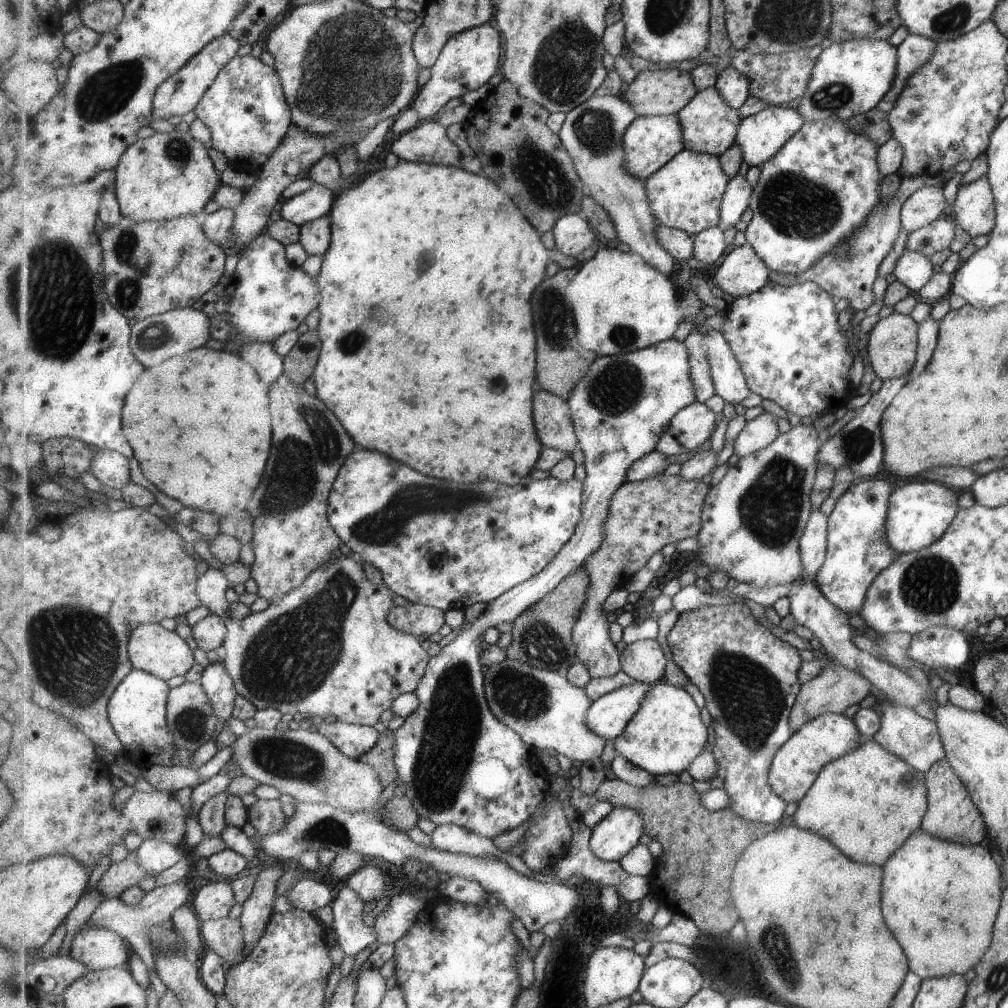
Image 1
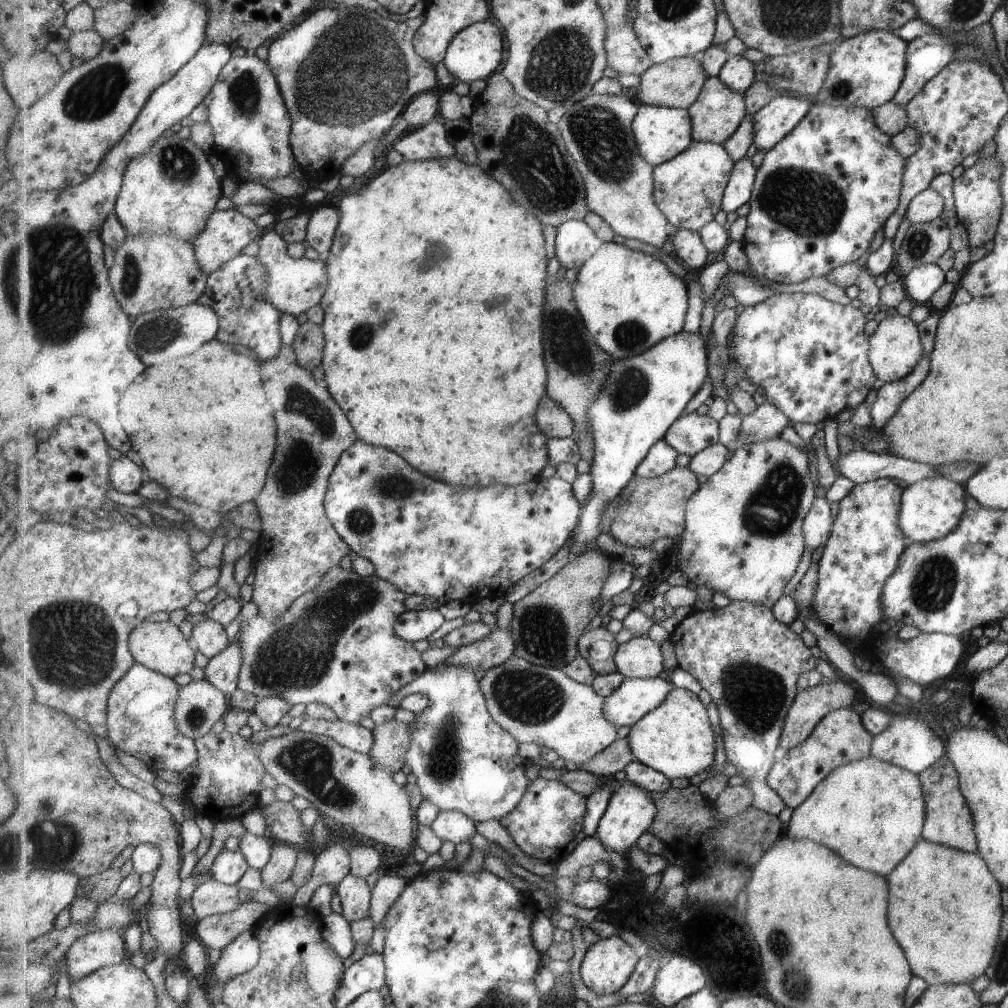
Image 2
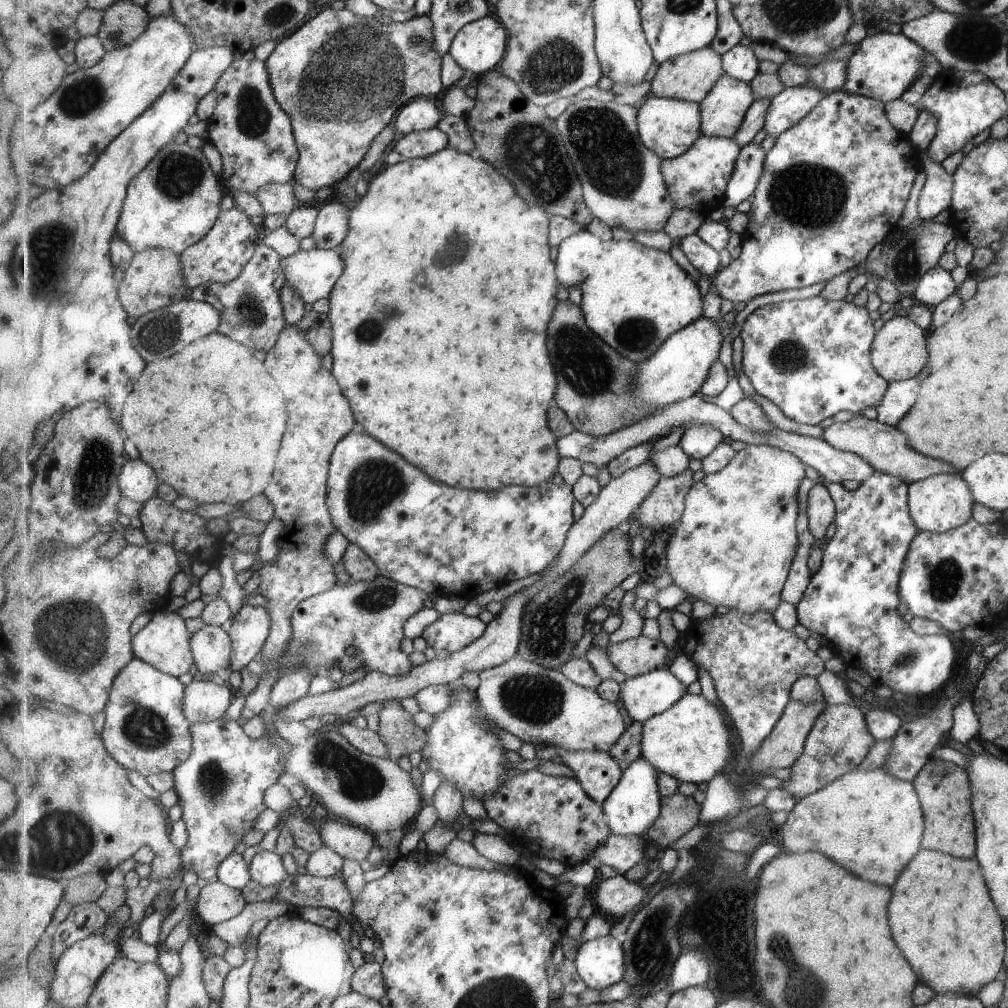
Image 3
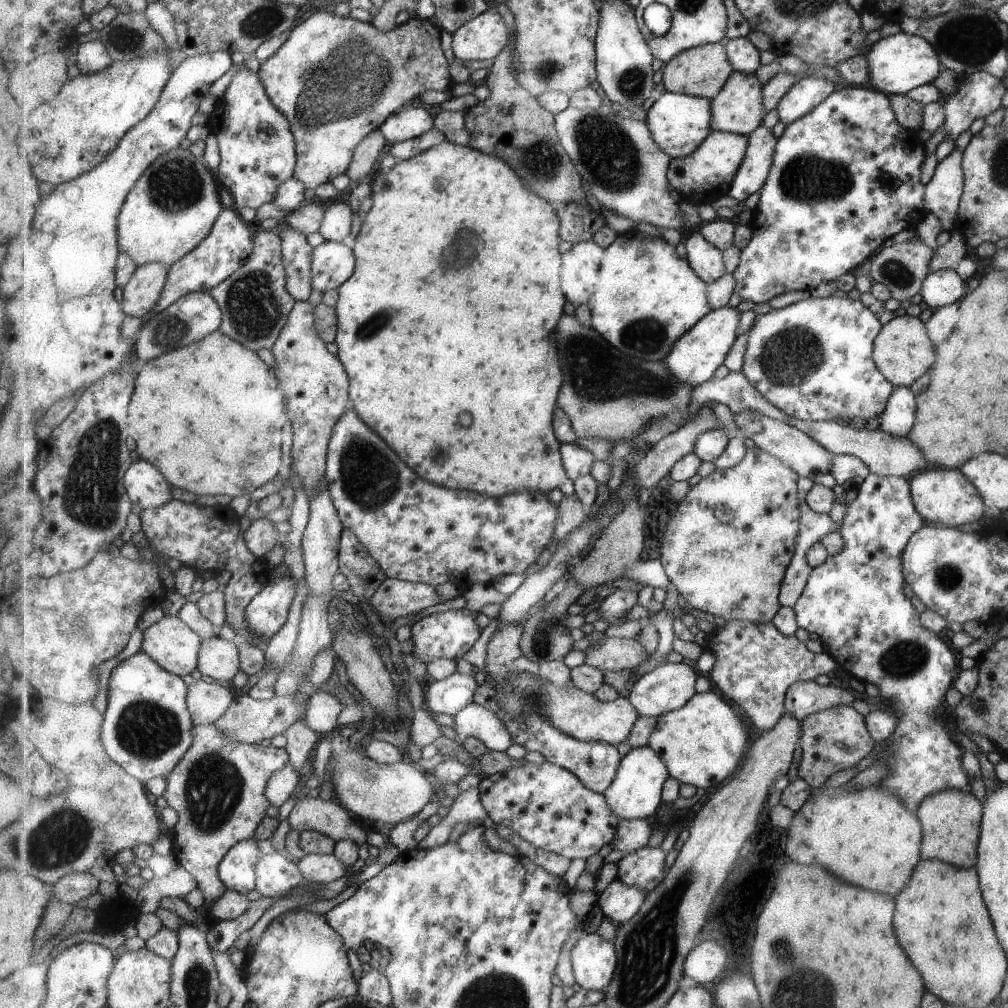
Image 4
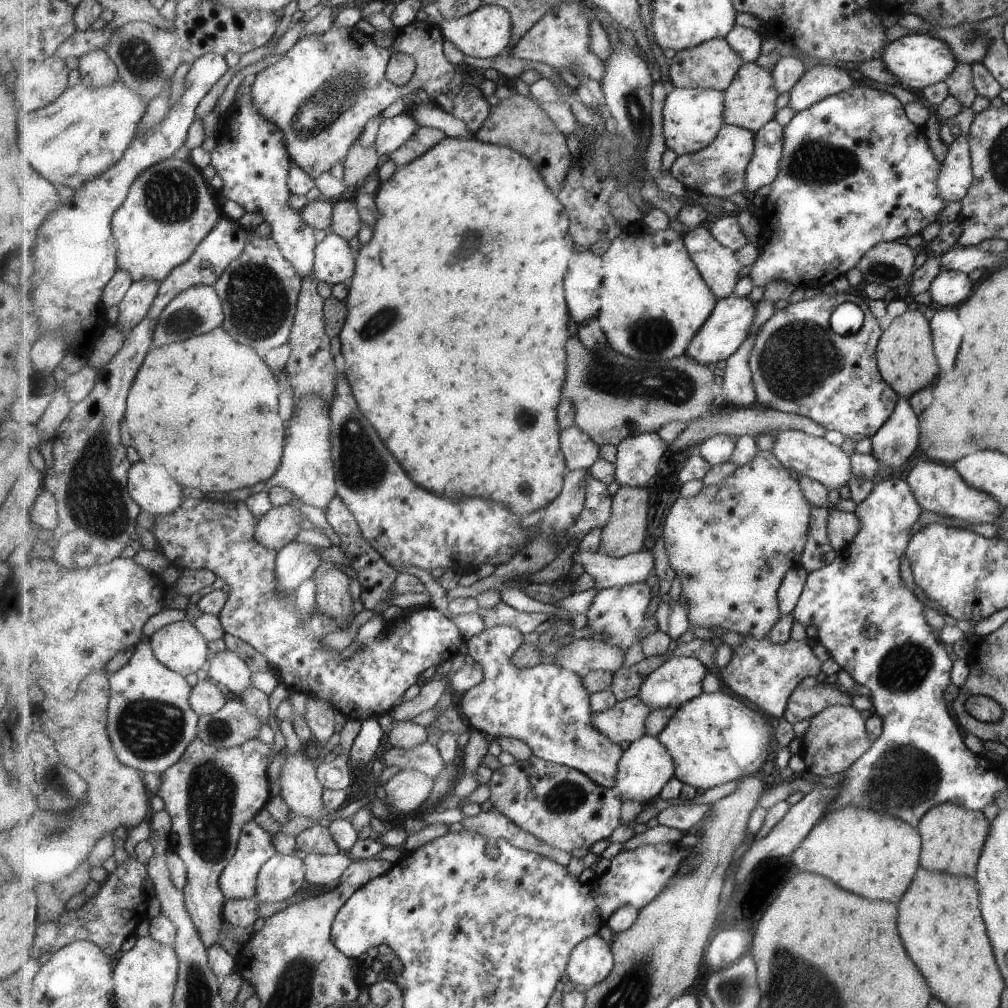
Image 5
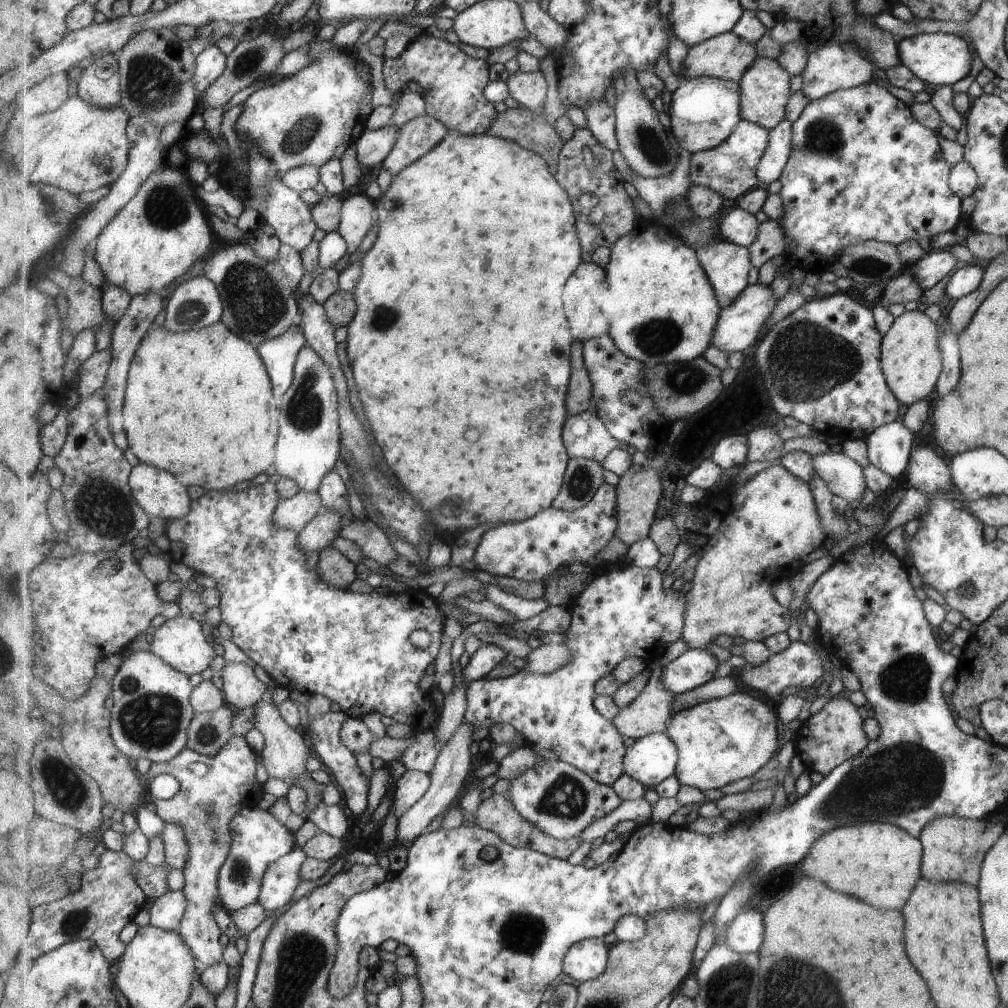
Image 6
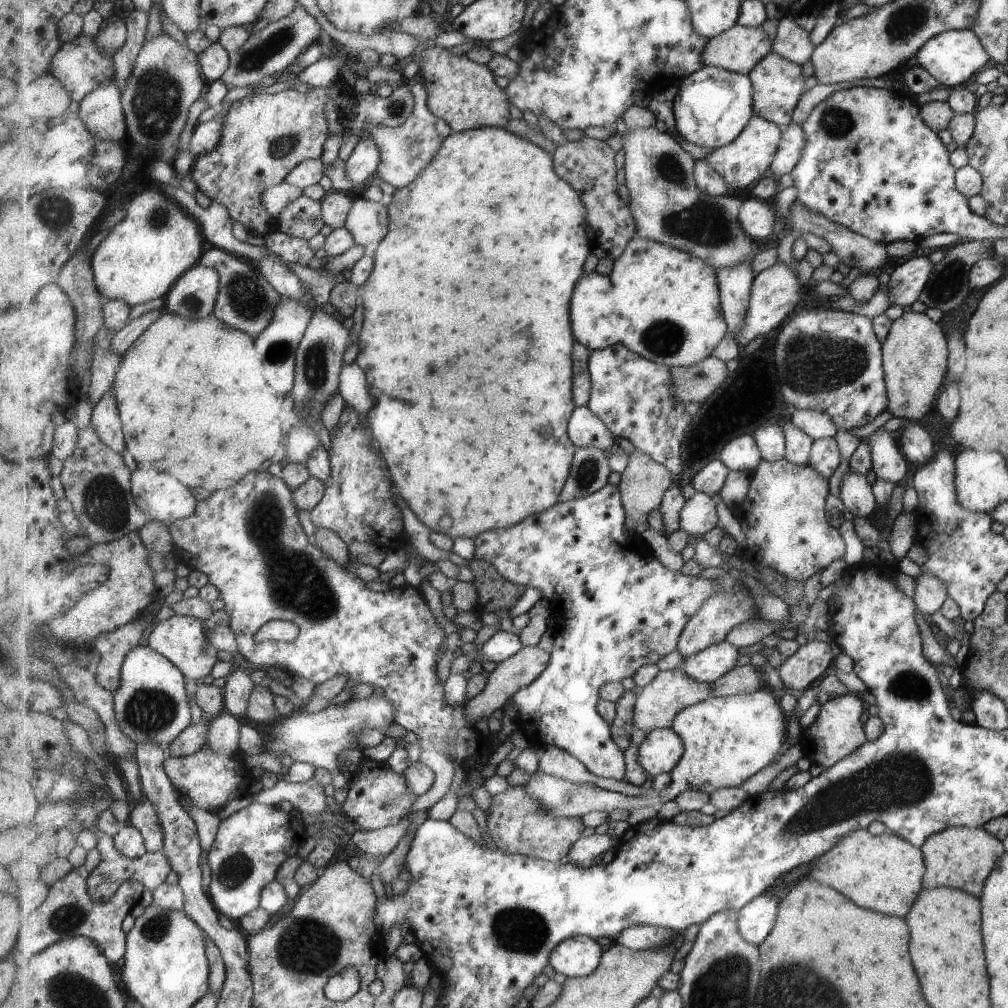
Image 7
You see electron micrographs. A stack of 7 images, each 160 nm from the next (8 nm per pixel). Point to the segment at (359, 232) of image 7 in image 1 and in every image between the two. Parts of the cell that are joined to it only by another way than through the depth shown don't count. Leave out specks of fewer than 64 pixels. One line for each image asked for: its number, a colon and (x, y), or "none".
1: (316, 236)
2: (322, 229)
3: (332, 226)
4: (337, 223)
5: (347, 221)
6: (359, 212)

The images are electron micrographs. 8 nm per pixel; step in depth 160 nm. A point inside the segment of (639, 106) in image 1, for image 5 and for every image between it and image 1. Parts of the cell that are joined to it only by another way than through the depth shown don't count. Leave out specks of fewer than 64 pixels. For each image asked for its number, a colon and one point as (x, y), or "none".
2: (678, 83)
3: (691, 76)
4: (702, 71)
5: (713, 64)

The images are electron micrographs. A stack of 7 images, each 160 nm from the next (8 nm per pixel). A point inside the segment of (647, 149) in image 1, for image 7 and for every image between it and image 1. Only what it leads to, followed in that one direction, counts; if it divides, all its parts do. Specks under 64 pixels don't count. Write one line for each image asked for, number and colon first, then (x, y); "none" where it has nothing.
2: (662, 132)
3: (670, 127)
4: (680, 123)
5: (692, 117)
6: (704, 112)
7: (713, 105)

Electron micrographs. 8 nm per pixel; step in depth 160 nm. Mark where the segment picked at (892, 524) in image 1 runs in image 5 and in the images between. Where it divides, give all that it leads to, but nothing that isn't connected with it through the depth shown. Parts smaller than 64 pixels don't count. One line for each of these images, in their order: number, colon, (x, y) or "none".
2: (931, 507)
3: (941, 502)
4: (941, 496)
5: (938, 488)

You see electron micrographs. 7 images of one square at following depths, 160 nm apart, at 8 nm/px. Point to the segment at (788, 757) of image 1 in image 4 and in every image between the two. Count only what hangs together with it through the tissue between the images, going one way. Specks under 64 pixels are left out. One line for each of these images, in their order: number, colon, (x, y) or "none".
2: (839, 738)
3: (839, 741)
4: (834, 739)

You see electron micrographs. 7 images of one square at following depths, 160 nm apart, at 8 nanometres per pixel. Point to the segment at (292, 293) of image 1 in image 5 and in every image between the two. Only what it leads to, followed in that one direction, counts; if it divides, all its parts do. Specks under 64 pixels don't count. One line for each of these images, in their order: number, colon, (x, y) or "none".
2: (296, 285)
3: (314, 273)
4: (334, 263)
5: (335, 263)

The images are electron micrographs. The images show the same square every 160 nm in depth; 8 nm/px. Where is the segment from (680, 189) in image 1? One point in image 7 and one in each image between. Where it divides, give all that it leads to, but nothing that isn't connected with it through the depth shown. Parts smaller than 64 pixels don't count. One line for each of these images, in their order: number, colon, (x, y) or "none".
2: (689, 188)
3: (698, 179)
4: (702, 177)
5: (720, 169)
6: (731, 169)
7: (748, 158)

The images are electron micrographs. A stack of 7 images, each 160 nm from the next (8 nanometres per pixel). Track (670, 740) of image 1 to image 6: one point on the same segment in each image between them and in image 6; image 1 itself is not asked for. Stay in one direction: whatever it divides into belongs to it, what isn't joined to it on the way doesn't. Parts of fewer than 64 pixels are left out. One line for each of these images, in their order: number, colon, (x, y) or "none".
2: (677, 739)
3: (691, 741)
4: (702, 743)
5: (714, 738)
6: (720, 741)

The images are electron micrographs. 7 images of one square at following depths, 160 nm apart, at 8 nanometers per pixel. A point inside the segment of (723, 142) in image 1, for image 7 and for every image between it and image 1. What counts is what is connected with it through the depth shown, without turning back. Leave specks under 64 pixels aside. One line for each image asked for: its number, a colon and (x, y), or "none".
2: (718, 112)
3: (724, 110)
4: (739, 107)
5: (751, 101)
6: (766, 88)
7: (779, 83)

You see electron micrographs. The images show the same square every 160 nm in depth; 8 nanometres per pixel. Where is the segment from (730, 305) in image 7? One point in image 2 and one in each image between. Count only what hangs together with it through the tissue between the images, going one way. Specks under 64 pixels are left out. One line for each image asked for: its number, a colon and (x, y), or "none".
2: (690, 250)
3: (708, 260)
4: (708, 260)
5: (720, 265)
6: (727, 265)

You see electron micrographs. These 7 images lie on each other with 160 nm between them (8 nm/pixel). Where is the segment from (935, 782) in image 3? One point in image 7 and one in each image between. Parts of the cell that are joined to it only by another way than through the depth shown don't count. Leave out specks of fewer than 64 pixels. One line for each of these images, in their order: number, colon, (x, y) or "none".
4: (950, 819)
5: (953, 836)
6: (953, 847)
7: (959, 857)

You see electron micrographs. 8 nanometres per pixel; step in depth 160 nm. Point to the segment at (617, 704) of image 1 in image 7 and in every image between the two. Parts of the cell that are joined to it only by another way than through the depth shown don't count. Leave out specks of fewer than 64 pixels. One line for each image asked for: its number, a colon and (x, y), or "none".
2: (636, 697)
3: (643, 697)
4: (670, 686)
5: (680, 679)
6: (695, 667)
7: (709, 665)

